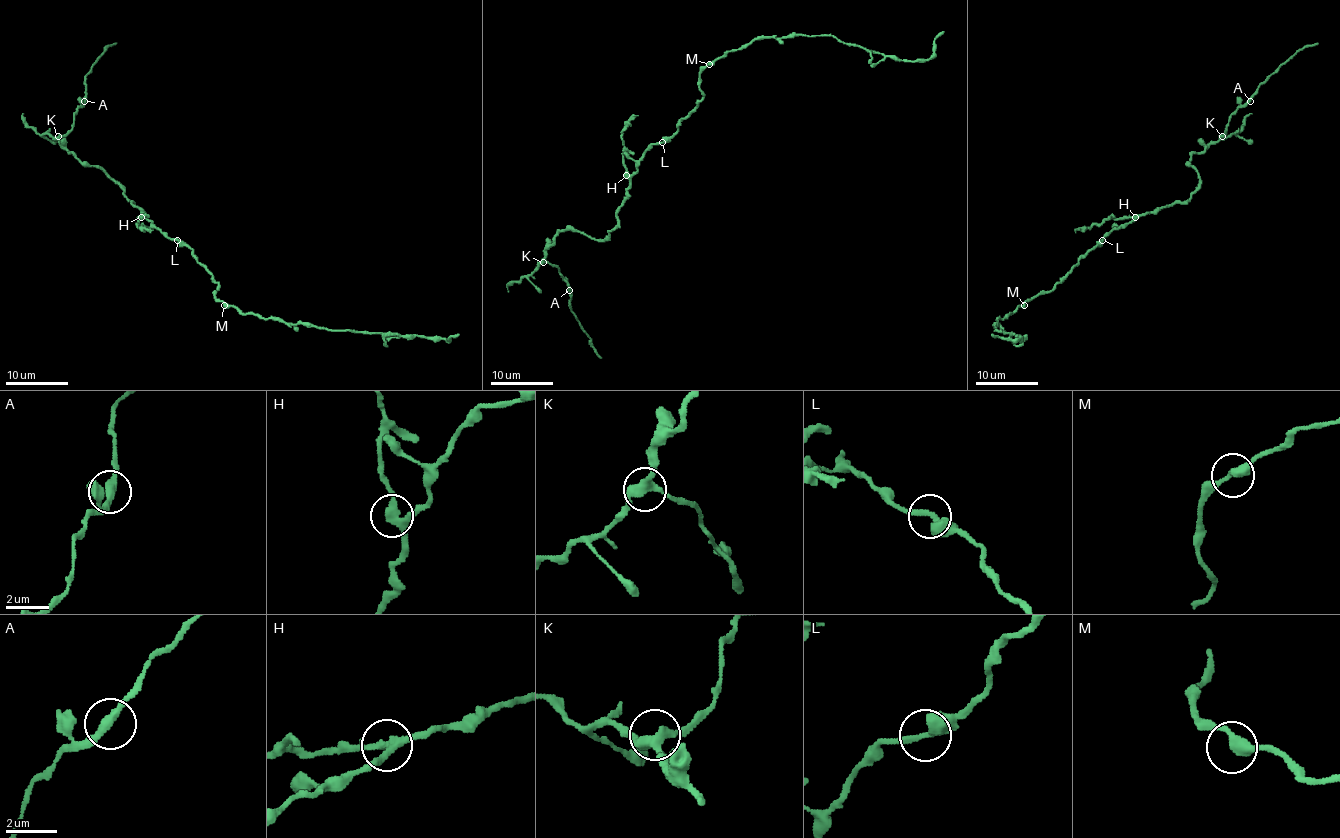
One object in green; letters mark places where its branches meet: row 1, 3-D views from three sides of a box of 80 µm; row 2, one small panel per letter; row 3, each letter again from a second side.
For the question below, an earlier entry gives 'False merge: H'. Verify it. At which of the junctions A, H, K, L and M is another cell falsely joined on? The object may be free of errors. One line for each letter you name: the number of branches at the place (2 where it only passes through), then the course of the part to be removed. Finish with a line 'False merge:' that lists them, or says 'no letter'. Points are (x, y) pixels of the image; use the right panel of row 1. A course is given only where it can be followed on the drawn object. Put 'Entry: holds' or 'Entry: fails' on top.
Entry: holds
H: Branches: 3. Course of the part to remove: (1135, 217), (1105, 219), (1101, 223), (1076, 229)
False merge: H

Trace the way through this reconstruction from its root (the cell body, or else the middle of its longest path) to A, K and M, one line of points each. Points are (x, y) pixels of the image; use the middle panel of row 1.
A: (664, 142), (645, 151), (617, 224), (603, 240), (563, 229), (546, 251), (544, 260), (558, 268), (569, 290)
K: (664, 142), (656, 142), (645, 151), (617, 212), (617, 224), (603, 240), (563, 229), (543, 262)
M: (664, 142), (702, 97), (699, 74), (709, 64)

